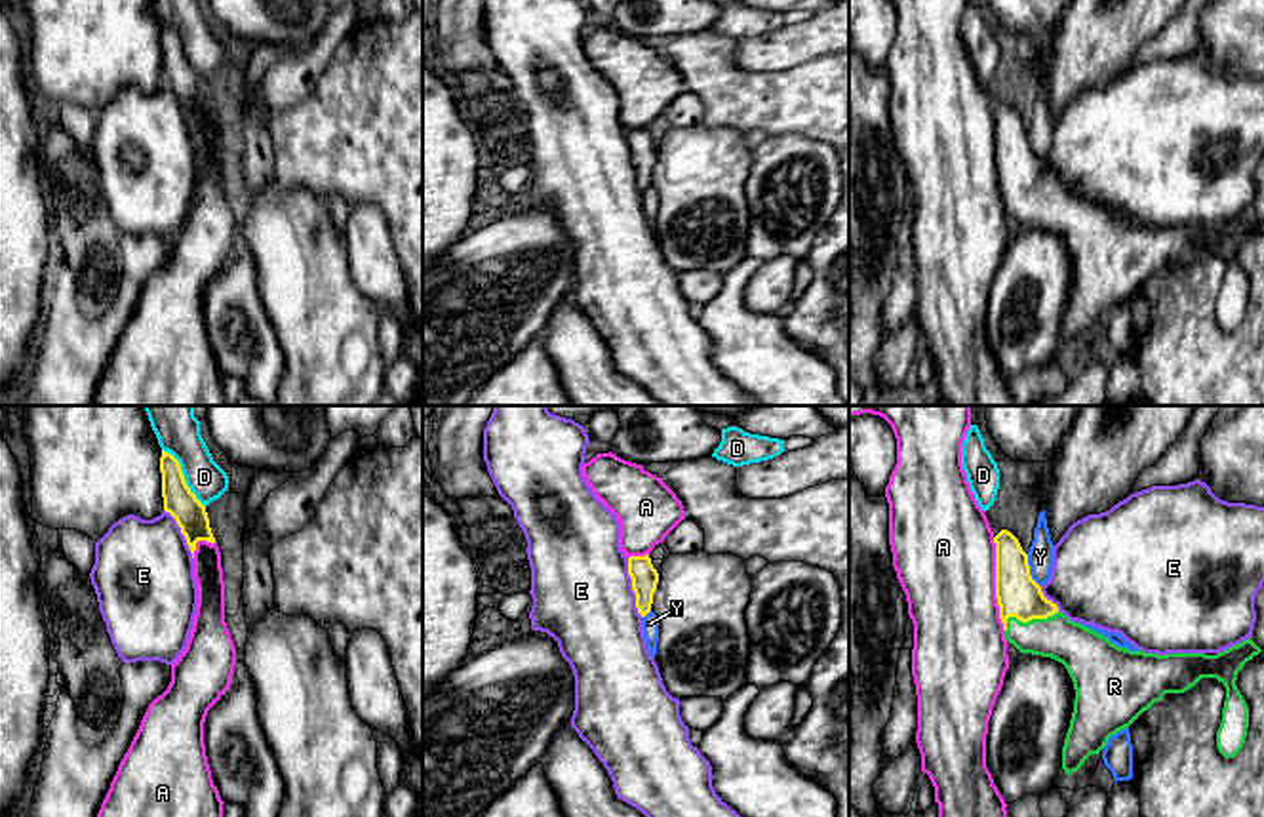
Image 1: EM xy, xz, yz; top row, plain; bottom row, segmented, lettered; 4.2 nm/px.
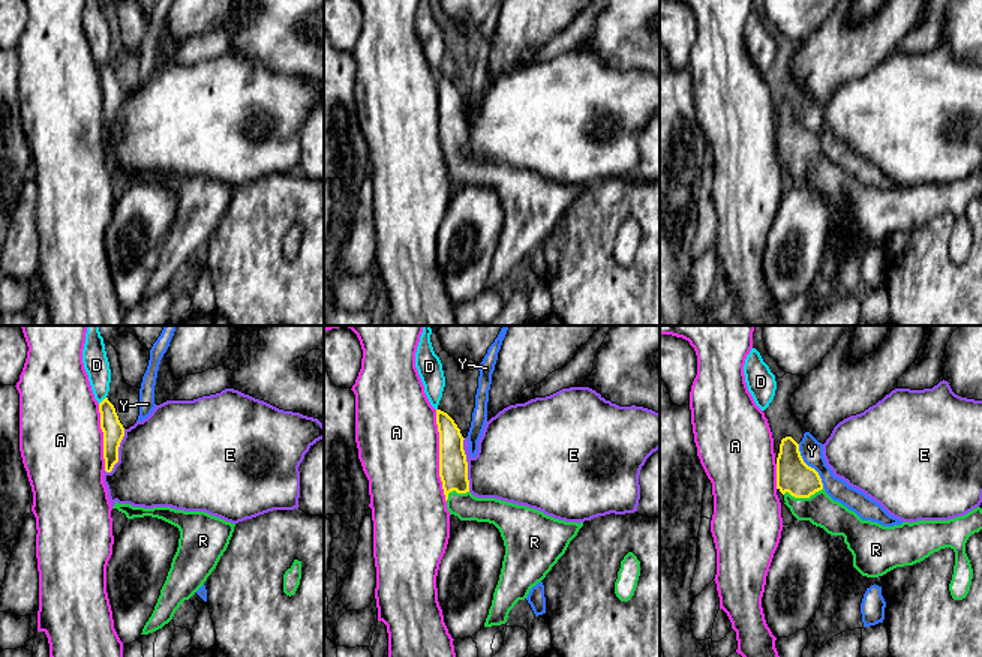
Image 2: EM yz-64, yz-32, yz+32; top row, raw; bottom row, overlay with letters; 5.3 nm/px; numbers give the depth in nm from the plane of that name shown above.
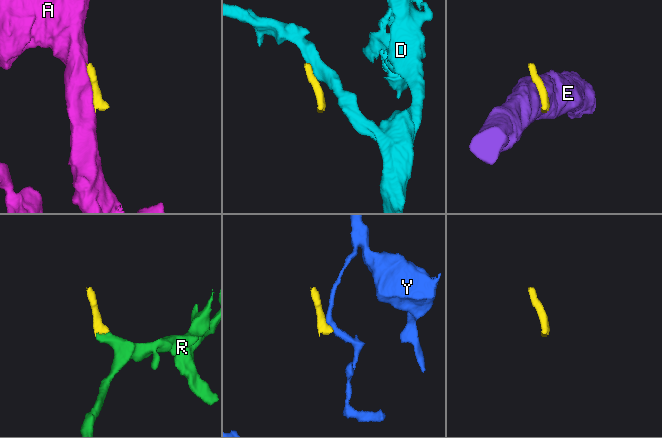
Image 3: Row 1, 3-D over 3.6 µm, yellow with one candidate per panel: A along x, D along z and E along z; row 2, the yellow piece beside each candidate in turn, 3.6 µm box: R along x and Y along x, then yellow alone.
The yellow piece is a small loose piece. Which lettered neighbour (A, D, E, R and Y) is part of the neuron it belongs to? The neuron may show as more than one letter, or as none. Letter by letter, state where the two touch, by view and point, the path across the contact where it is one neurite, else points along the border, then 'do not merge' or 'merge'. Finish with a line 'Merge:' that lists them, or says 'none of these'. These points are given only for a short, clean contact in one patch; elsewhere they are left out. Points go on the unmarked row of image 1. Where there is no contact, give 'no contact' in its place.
A: yz (996, 159) | do not merge
D: xy (183, 50) | along xy (162, 21), (177, 35), (185, 58), (204, 80) | do not merge
E: xz (632, 160) | do not merge
R: yz (1026, 195) | across yz (1017, 166), (1026, 195), (1078, 221) | merge
Y: yz (1028, 143) | along yz (1026, 128), (1030, 151), (1038, 159) | do not merge
Merge: R

